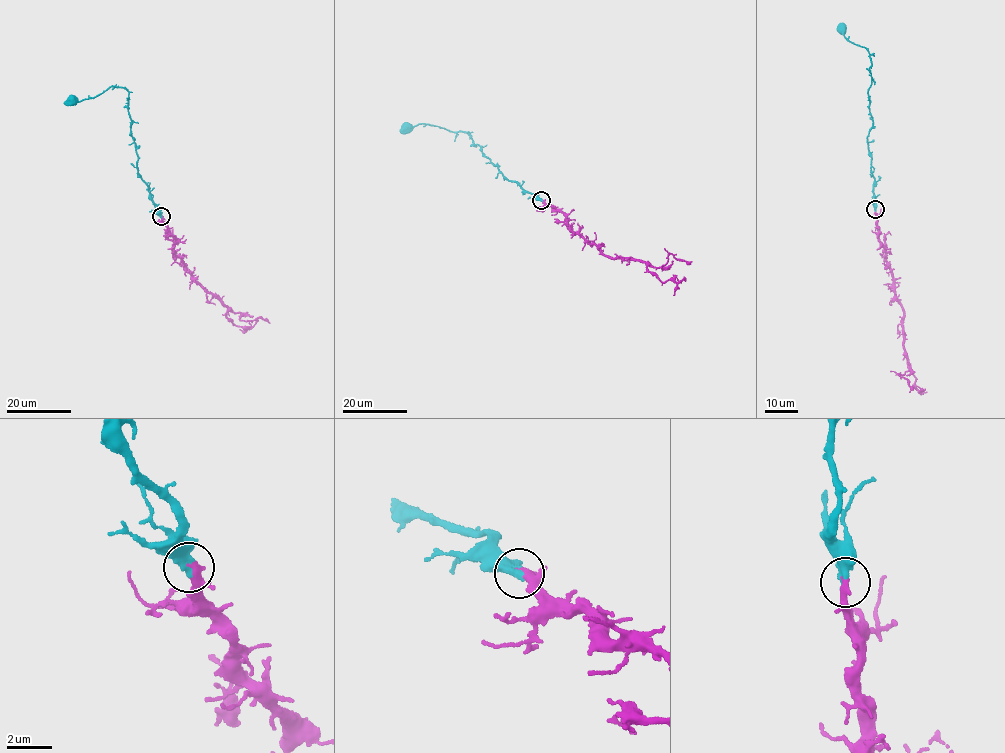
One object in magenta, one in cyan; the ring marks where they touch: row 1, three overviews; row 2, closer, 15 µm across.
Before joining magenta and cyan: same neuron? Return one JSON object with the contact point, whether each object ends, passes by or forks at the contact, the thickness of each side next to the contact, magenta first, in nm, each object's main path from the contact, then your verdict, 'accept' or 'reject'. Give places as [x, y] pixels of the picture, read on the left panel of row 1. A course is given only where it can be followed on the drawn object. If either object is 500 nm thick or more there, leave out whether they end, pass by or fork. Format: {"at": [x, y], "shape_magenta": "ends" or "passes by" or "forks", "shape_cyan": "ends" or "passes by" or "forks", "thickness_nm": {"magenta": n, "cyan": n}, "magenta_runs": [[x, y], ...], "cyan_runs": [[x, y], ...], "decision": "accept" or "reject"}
{"at": [161, 216], "thickness_nm": {"magenta": 320, "cyan": 500}, "magenta_runs": [[161, 217], [167, 232], [174, 237], [174, 255], [190, 278], [240, 313], [239, 319], [258, 318], [269, 323]], "cyan_runs": [[161, 216], [148, 185], [138, 173], [128, 111], [128, 91], [110, 86], [89, 98], [74, 103], [71, 100]], "decision": "accept"}

